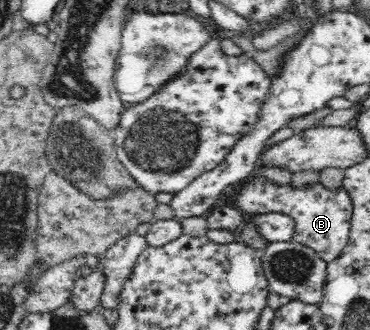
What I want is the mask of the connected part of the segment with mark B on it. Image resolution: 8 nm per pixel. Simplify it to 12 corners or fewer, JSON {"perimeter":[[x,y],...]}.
{"perimeter":[[244,181],[235,205],[296,221],[293,240],[334,261],[349,240],[347,190]]}

